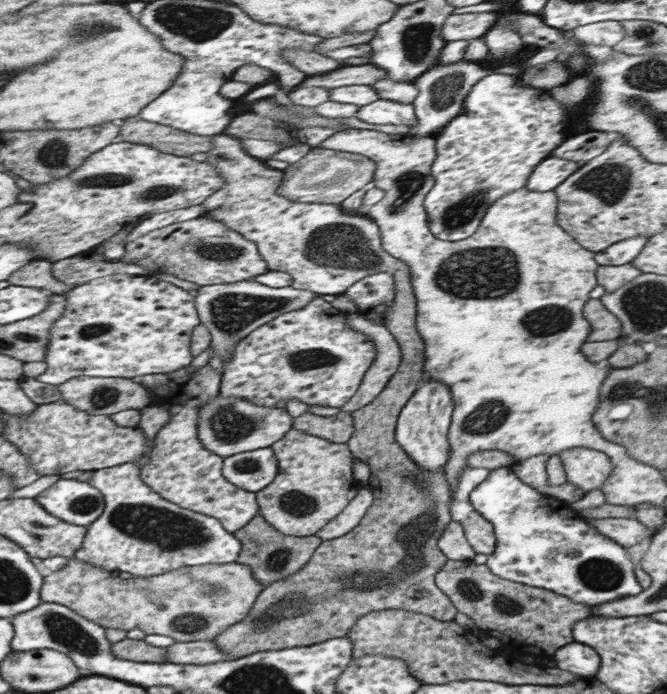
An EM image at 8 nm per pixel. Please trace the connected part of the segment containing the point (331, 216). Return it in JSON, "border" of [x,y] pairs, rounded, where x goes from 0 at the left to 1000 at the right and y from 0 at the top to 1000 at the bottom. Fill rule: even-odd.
{"border":[[[336,190],[318,196],[321,212],[307,233],[328,244],[339,265],[306,291],[304,311],[334,318],[382,347],[405,389],[432,393],[439,401],[435,414],[466,418],[474,427],[507,427],[552,396],[586,389],[597,372],[574,357],[573,331],[547,305],[519,305],[505,294],[439,290],[418,280],[414,274],[429,256],[424,246],[369,222],[360,203]]]}

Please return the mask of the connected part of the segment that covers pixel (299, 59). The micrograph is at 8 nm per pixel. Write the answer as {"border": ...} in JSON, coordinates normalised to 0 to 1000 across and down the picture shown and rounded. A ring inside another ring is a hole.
{"border":[[[423,71],[423,81],[447,101],[456,104],[456,110],[471,110],[492,105],[514,95],[510,88],[471,73],[453,71]]]}

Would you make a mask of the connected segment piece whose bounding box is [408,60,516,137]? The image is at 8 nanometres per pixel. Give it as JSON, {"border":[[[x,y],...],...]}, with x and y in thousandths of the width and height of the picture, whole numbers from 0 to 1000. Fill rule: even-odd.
{"border":[[[687,86],[678,92],[654,92],[633,105],[621,118],[628,134],[619,147],[627,179],[613,184],[612,195],[621,197],[654,196],[682,167],[694,160],[699,137],[715,118],[741,105],[769,108],[774,101],[768,101],[768,94],[729,98],[717,91],[702,89],[702,86]]]}

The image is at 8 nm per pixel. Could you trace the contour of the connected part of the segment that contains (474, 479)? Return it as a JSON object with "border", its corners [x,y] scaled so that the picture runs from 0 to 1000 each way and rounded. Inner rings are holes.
{"border":[[[705,673],[696,674],[694,677],[694,683],[690,686],[688,696],[684,700],[682,718],[676,720],[676,749],[690,754],[696,759],[697,774],[714,797],[738,800],[747,784],[745,774],[741,769],[739,755],[732,752],[732,748],[718,739],[706,722],[706,709],[712,706],[724,692],[732,689],[736,679],[730,674],[708,677]]]}

